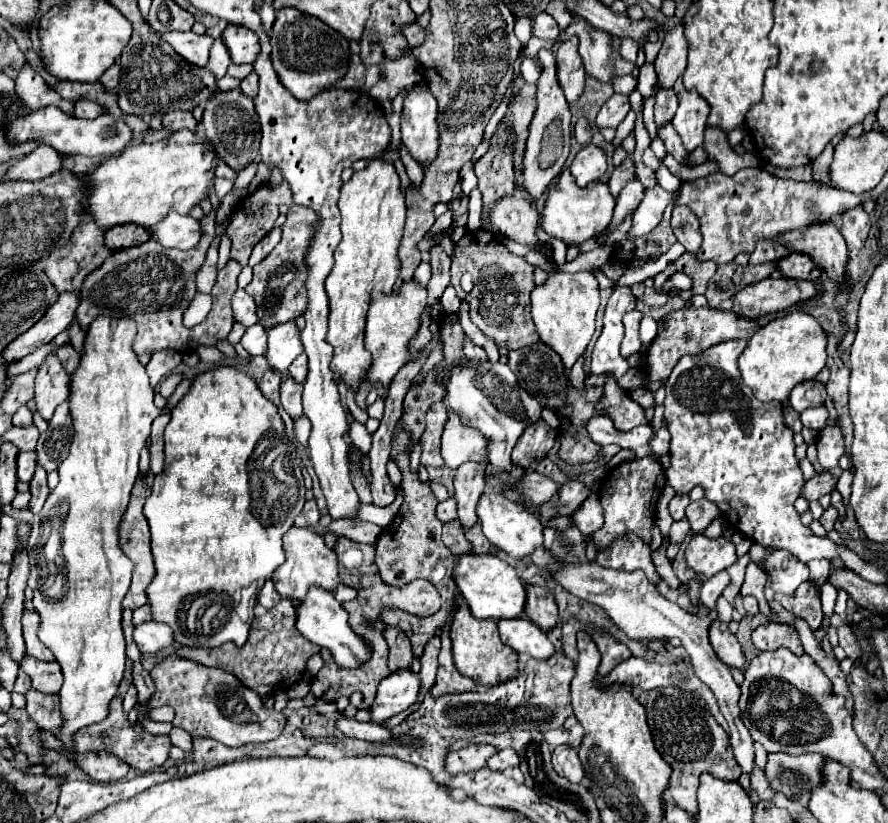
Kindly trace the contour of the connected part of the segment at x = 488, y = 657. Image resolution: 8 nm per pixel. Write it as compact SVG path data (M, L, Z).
M463 599L459 601L457 611L453 615L449 635L453 641L453 661L455 661L457 671L467 675L475 683L495 687L495 685L505 683L517 675L517 653L501 641L499 631L493 625L493 619L485 619L485 621L475 619Z

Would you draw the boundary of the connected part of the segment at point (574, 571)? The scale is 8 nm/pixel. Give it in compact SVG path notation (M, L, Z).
M539 547L539 551L535 551L535 555L531 555L533 563L539 567L547 567L555 581L559 585L563 585L569 593L573 593L575 597L589 601L593 605L599 605L605 609L605 613L615 621L615 625L619 629L623 629L631 639L641 641L641 639L671 639L677 637L681 639L685 651L689 653L690 663L695 671L695 675L715 693L719 709L729 725L729 737L731 737L731 747L735 753L735 761L739 763L739 767L743 769L743 773L751 773L755 767L755 751L753 751L753 739L749 735L749 729L743 725L741 721L741 709L739 709L739 697L741 697L741 689L739 685L733 681L731 671L727 665L723 665L719 661L719 657L715 655L711 643L709 643L709 625L717 619L715 611L711 611L707 617L697 617L691 615L687 611L683 611L679 605L667 601L659 589L645 577L643 571L615 571L615 569L605 569L597 563L577 563L577 565L561 565L557 563L549 551L545 551L543 547Z

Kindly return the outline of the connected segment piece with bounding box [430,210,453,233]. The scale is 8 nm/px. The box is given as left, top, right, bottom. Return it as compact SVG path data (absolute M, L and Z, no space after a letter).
M448 210L441 216L437 217L435 223L430 229L430 232L440 233L445 231L453 222L452 216L453 212L451 210Z

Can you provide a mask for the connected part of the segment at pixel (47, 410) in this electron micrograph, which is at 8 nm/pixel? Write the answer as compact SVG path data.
M49 353L49 357L39 365L39 375L35 379L35 403L45 421L49 421L55 407L69 397L69 383L69 373L61 367L55 353Z

